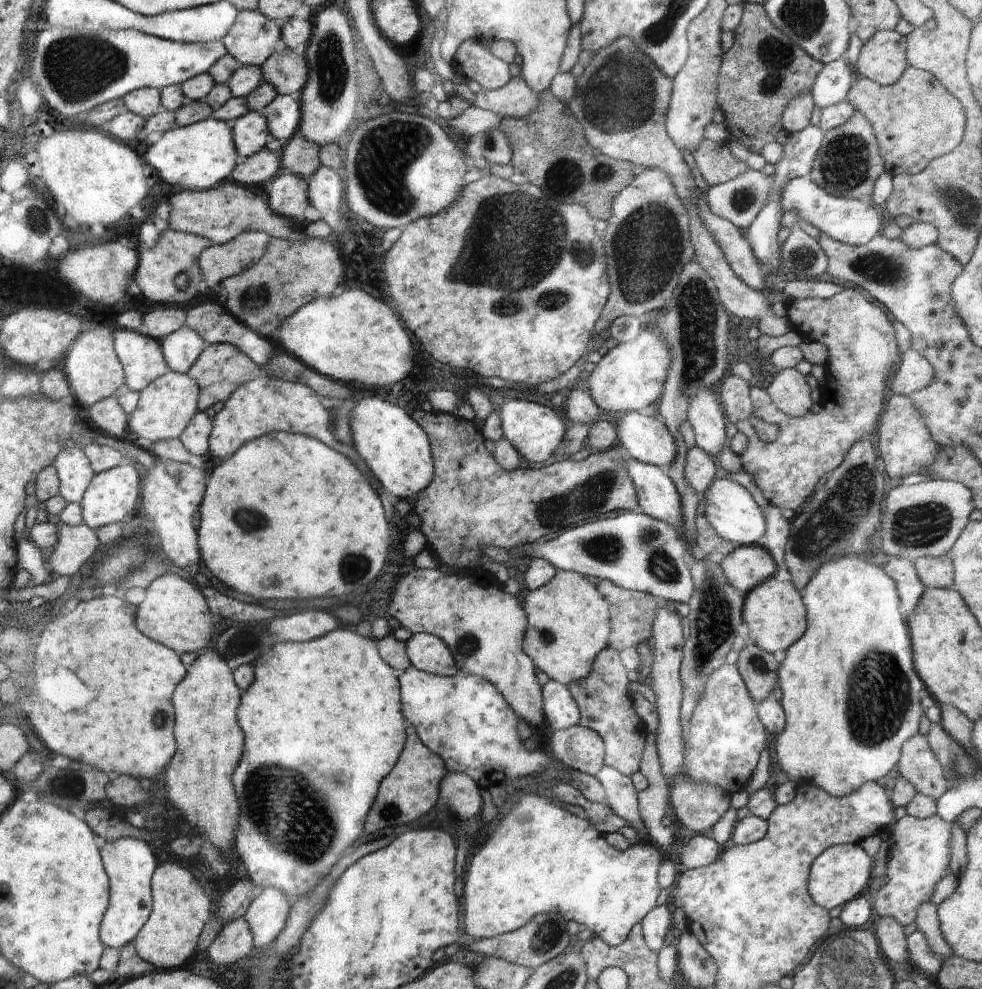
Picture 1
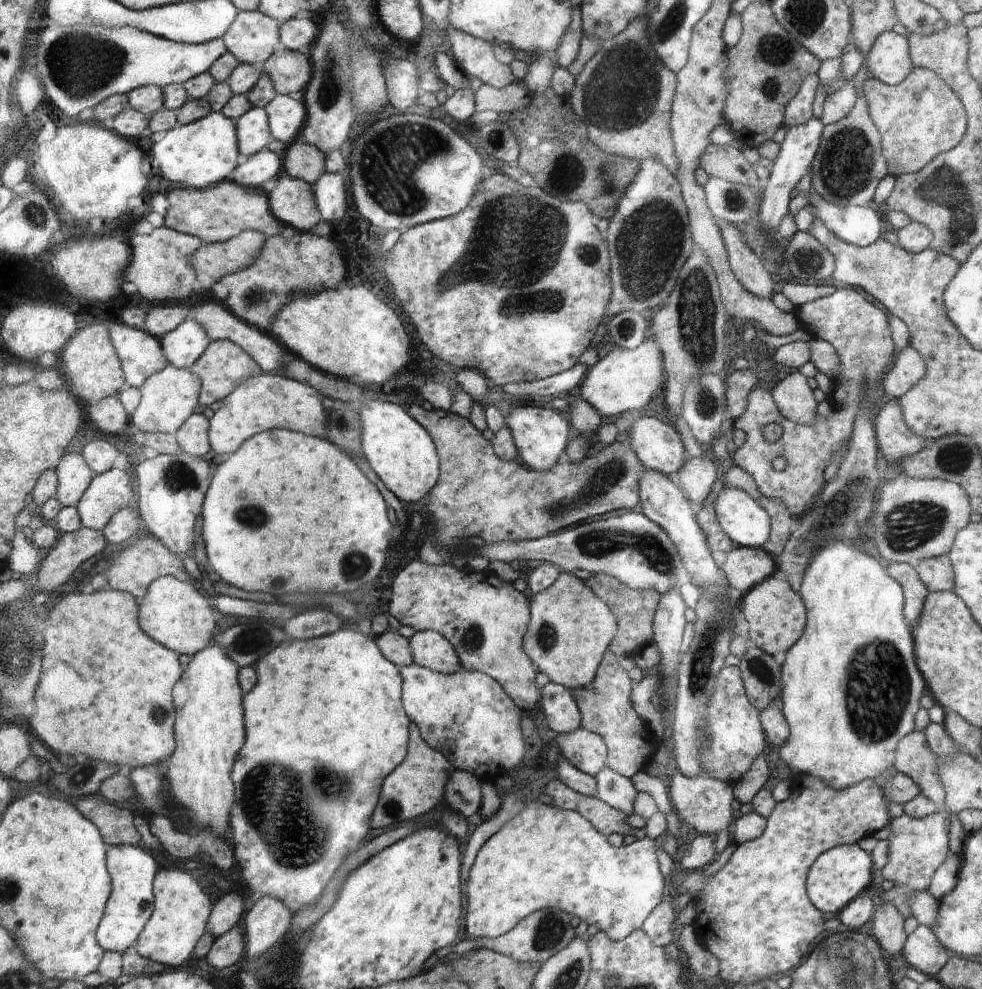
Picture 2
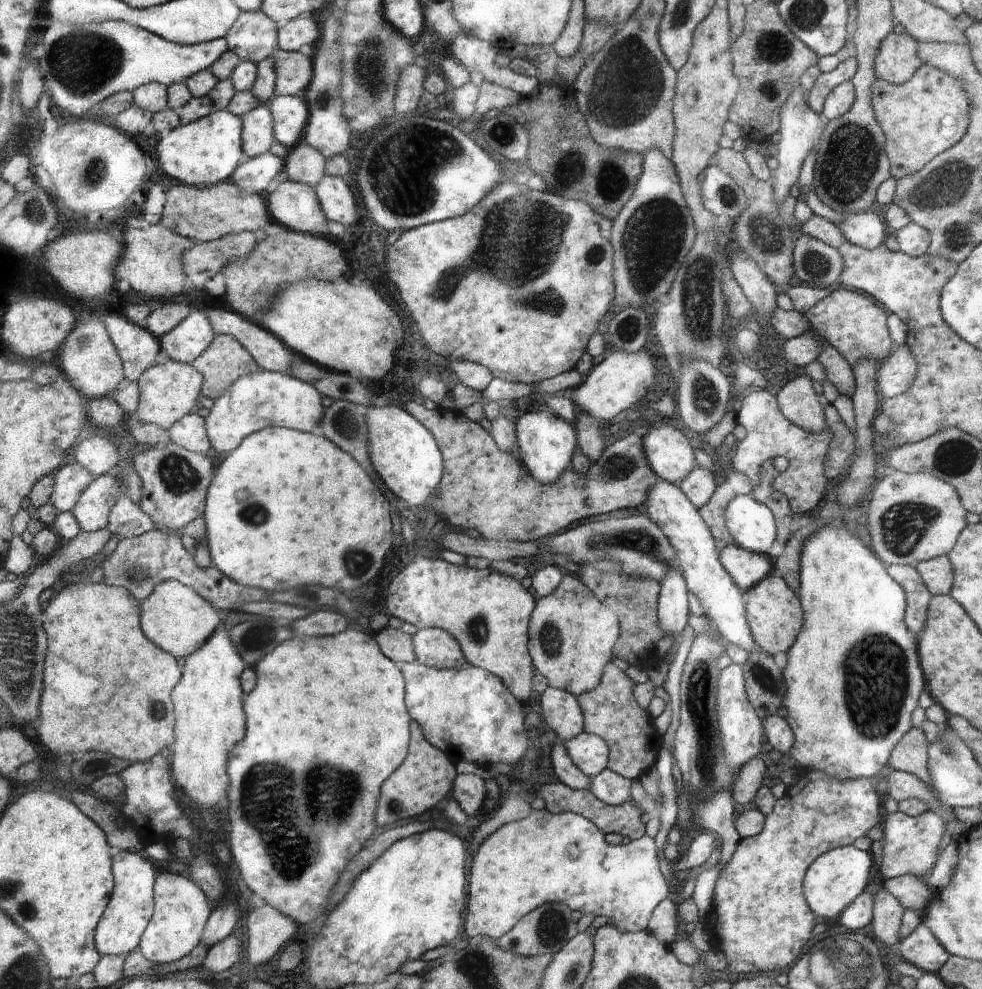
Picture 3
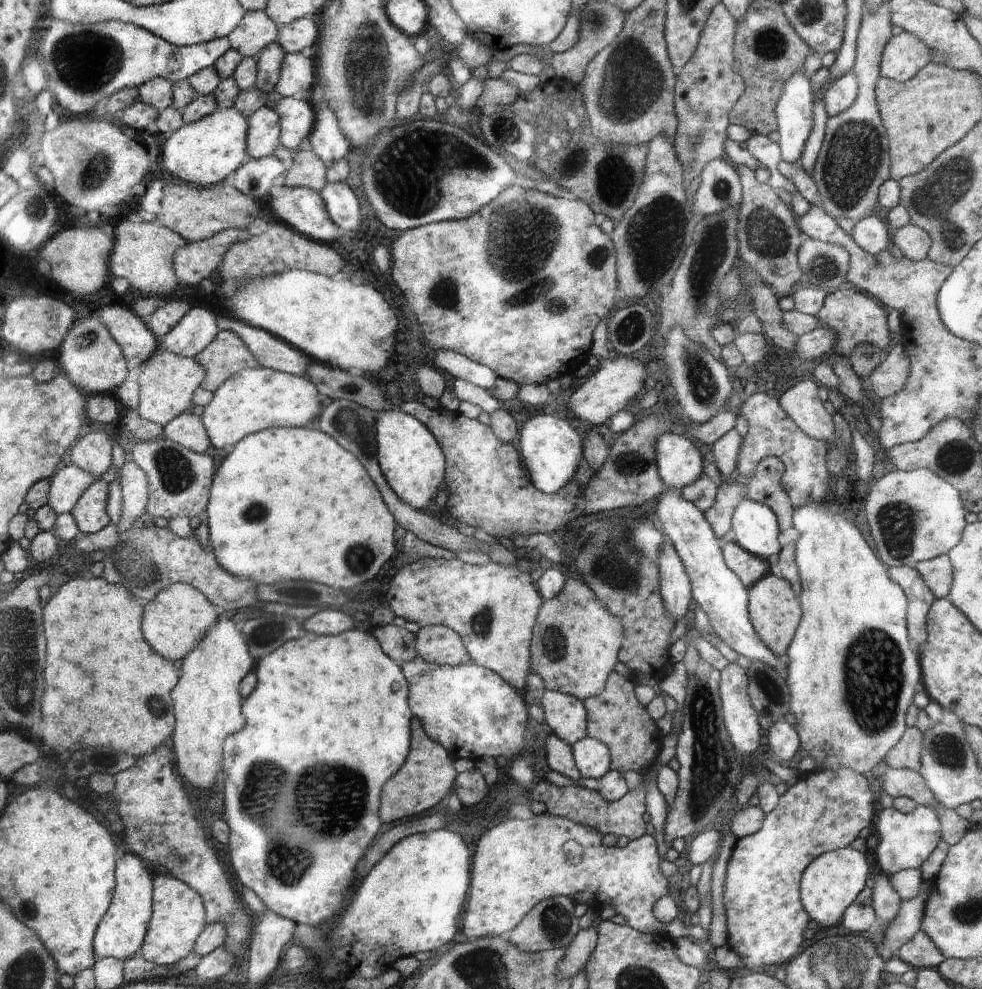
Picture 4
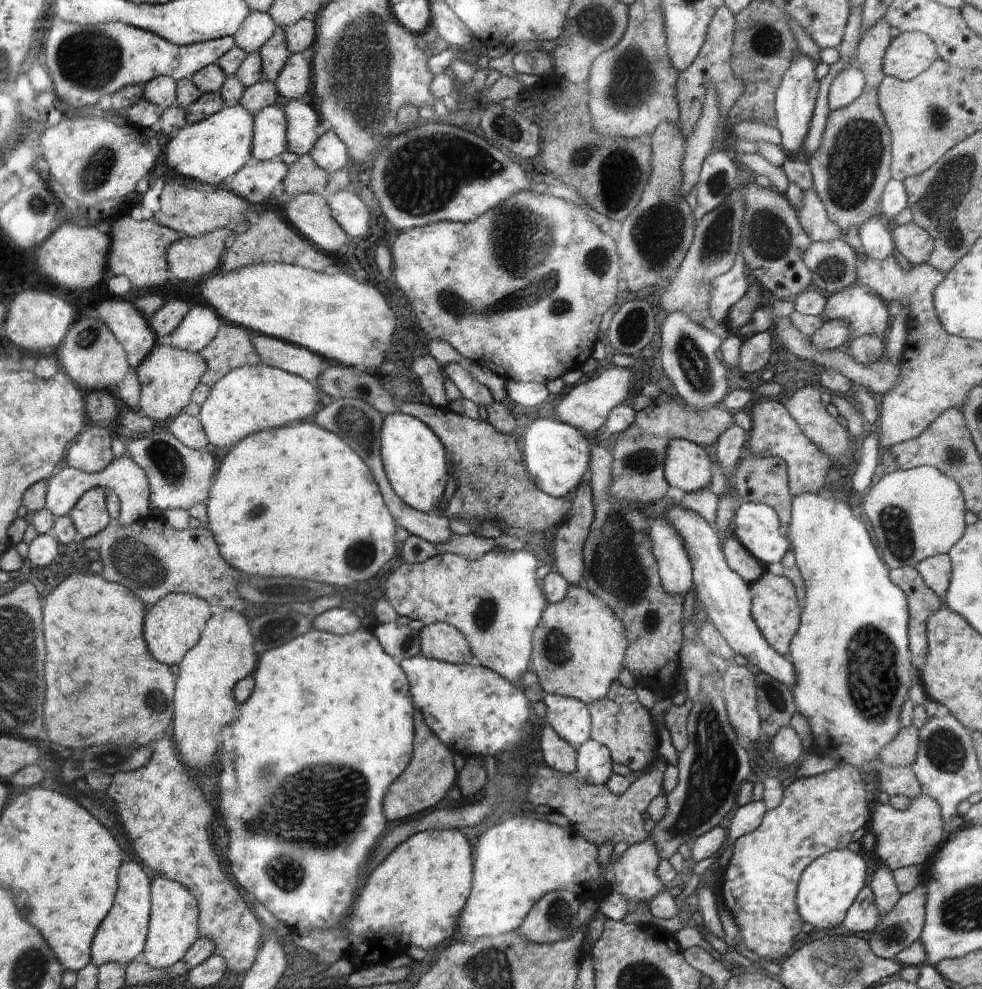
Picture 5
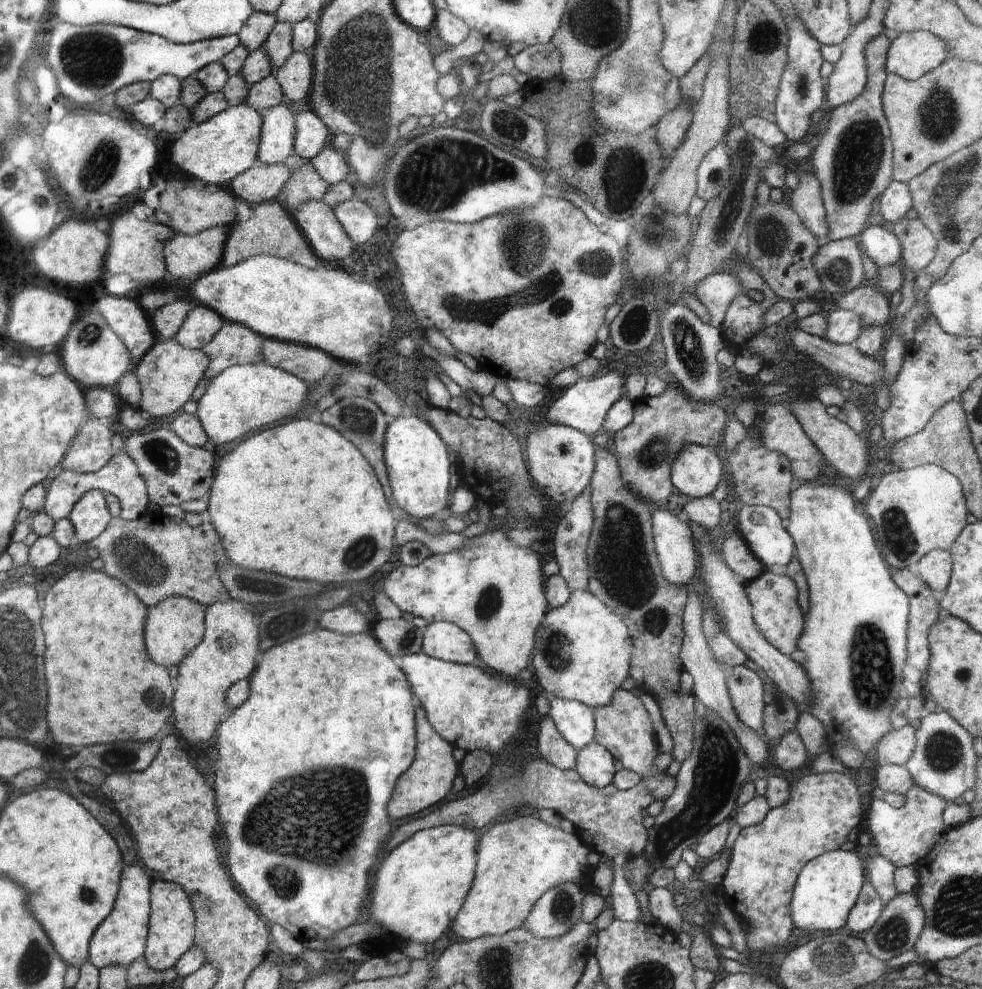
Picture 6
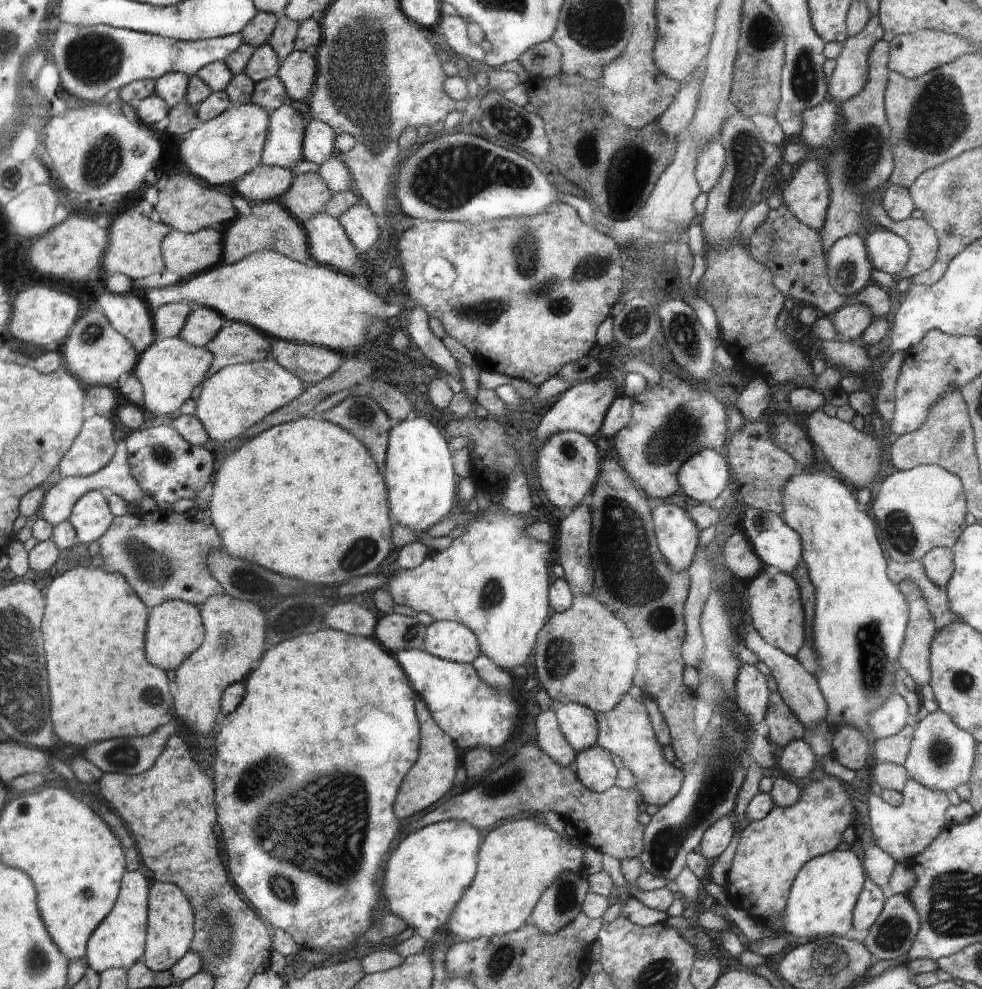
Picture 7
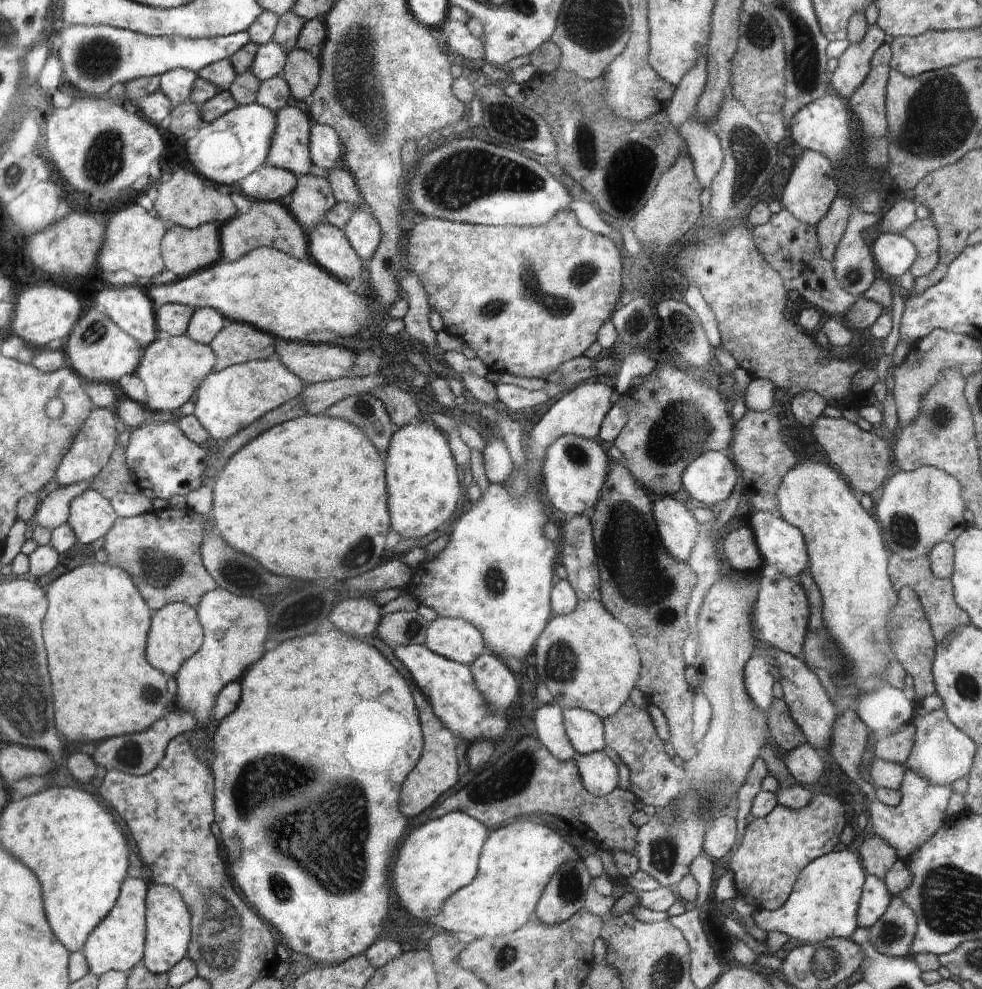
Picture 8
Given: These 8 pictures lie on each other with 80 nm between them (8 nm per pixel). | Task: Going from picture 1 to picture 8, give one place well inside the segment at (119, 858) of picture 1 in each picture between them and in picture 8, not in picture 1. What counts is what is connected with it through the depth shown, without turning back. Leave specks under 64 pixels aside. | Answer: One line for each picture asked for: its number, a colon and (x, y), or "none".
2: (129, 907)
3: (123, 921)
4: (119, 935)
5: (121, 936)
6: (120, 938)
7: (118, 941)
8: (116, 944)

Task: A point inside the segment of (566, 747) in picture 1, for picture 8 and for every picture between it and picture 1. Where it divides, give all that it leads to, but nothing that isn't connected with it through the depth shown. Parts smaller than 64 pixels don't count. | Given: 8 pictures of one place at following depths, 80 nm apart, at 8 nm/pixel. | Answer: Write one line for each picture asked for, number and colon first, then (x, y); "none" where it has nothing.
2: (587, 751)
3: (590, 753)
4: (593, 758)
5: (594, 762)
6: (595, 764)
7: (595, 768)
8: (599, 773)

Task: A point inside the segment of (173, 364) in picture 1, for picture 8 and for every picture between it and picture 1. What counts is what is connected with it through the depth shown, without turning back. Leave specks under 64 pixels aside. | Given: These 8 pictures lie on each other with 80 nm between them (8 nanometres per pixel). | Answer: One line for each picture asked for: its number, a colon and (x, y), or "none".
2: (184, 346)
3: (185, 343)
4: (199, 327)
5: (201, 325)
6: (202, 324)
7: (204, 324)
8: (206, 324)

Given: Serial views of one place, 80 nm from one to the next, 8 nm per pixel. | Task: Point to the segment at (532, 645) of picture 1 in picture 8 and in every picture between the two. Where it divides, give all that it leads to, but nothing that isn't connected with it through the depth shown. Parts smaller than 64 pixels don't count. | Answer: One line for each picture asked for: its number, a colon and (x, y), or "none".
2: (571, 627)
3: (571, 650)
4: (575, 644)
5: (579, 645)
6: (582, 653)
7: (601, 658)
8: (587, 659)

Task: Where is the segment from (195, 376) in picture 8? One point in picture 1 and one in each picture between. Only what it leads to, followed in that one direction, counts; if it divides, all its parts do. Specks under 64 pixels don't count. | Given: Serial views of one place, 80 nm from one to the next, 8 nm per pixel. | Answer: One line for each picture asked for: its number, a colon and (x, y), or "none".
1: (166, 408)
2: (168, 398)
3: (167, 393)
4: (167, 381)
5: (167, 377)
6: (168, 374)
7: (169, 370)

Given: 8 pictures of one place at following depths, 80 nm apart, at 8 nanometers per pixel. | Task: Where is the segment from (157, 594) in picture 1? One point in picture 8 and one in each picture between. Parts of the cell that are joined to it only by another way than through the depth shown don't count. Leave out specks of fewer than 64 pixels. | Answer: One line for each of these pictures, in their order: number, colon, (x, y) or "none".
2: (174, 612)
3: (181, 620)
4: (179, 618)
5: (174, 625)
6: (174, 628)
7: (174, 629)
8: (175, 637)

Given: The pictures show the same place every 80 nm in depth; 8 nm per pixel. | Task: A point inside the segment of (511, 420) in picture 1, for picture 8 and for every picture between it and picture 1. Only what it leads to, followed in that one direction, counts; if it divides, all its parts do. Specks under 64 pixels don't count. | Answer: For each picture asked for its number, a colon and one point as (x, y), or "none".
2: (540, 434)
3: (546, 444)
4: (552, 450)
5: (558, 457)
6: (562, 458)
7: (568, 464)
8: (577, 474)

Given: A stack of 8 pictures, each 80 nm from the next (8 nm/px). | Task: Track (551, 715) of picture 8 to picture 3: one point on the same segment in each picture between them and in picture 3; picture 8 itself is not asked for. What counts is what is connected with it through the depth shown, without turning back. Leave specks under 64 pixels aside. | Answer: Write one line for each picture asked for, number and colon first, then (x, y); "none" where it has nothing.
3: (566, 771)
4: (560, 757)
5: (558, 754)
6: (552, 747)
7: (551, 741)

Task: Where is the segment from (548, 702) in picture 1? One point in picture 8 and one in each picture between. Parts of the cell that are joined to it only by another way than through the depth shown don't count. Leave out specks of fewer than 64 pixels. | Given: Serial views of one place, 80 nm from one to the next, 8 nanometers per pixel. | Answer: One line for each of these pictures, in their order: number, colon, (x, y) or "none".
2: (563, 716)
3: (560, 709)
4: (567, 716)
5: (570, 718)
6: (575, 721)
7: (579, 724)
8: (586, 732)

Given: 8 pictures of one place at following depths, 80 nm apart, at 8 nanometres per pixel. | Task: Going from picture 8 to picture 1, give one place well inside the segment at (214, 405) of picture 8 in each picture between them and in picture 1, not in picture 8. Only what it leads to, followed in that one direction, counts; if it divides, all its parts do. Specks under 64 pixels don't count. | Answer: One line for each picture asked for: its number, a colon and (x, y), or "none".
1: (267, 404)
2: (269, 401)
3: (256, 401)
4: (258, 398)
5: (251, 398)
6: (242, 398)
7: (239, 396)

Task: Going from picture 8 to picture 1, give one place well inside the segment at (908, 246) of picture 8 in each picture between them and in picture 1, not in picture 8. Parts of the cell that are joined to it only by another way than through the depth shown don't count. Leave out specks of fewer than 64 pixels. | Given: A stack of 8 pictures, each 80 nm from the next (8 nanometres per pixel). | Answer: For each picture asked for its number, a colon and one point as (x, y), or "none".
1: (854, 222)
2: (859, 225)
3: (863, 228)
4: (871, 233)
5: (876, 240)
6: (884, 248)
7: (888, 252)

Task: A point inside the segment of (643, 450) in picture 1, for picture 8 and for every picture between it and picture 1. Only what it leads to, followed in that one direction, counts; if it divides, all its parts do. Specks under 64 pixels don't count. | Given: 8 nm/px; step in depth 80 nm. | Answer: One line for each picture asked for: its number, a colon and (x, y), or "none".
2: (660, 448)
3: (668, 452)
4: (679, 464)
5: (687, 468)
6: (696, 473)
7: (704, 475)
8: (710, 479)

